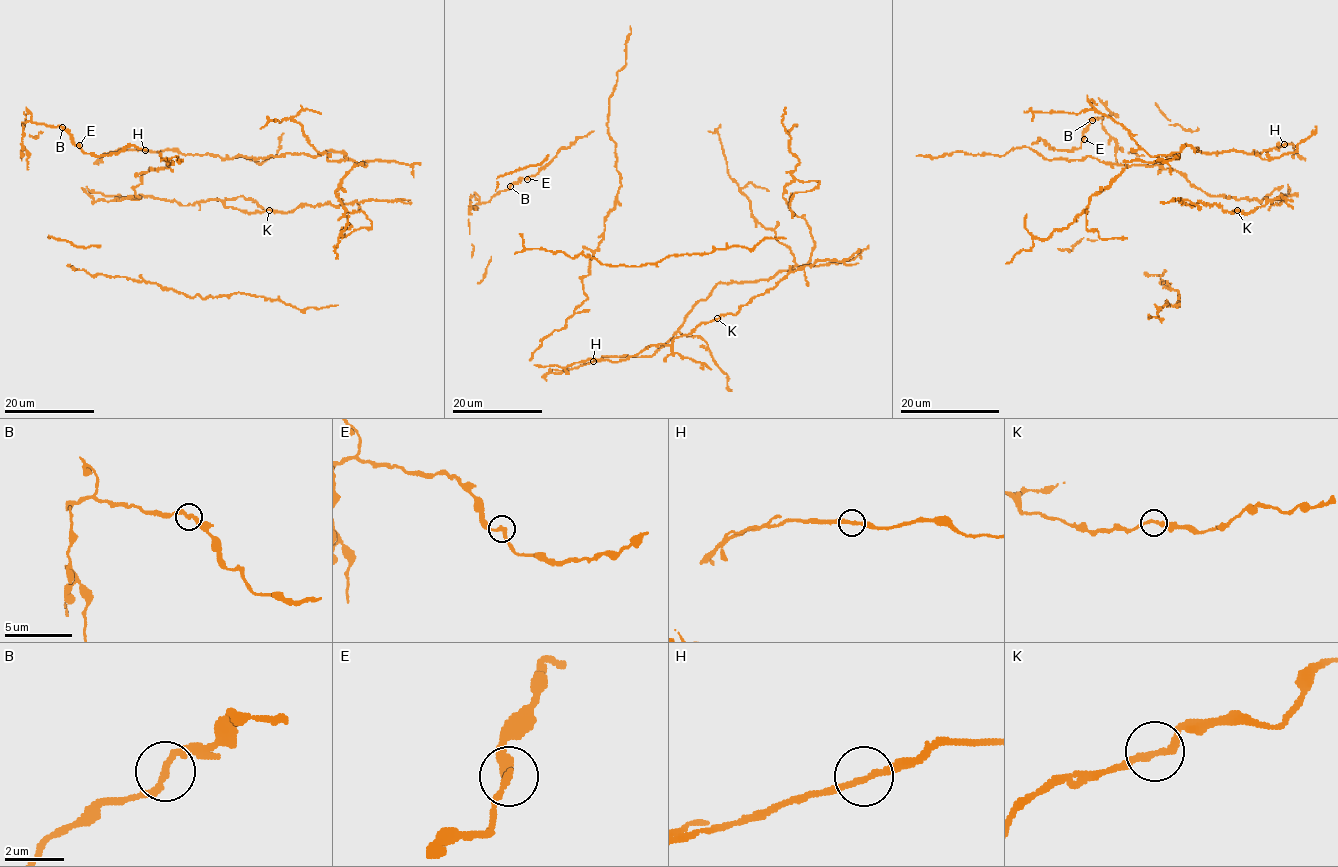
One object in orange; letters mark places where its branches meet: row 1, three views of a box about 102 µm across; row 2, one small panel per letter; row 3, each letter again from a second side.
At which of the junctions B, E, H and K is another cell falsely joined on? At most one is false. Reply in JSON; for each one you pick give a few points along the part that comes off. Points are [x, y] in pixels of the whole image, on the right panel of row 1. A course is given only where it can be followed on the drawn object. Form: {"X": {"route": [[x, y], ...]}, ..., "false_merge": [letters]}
{"E": {"route": [[1083, 138], [1080, 148], [1070, 151], [1052, 149], [1041, 139], [1031, 144]]}, "false_merge": ["E"]}

